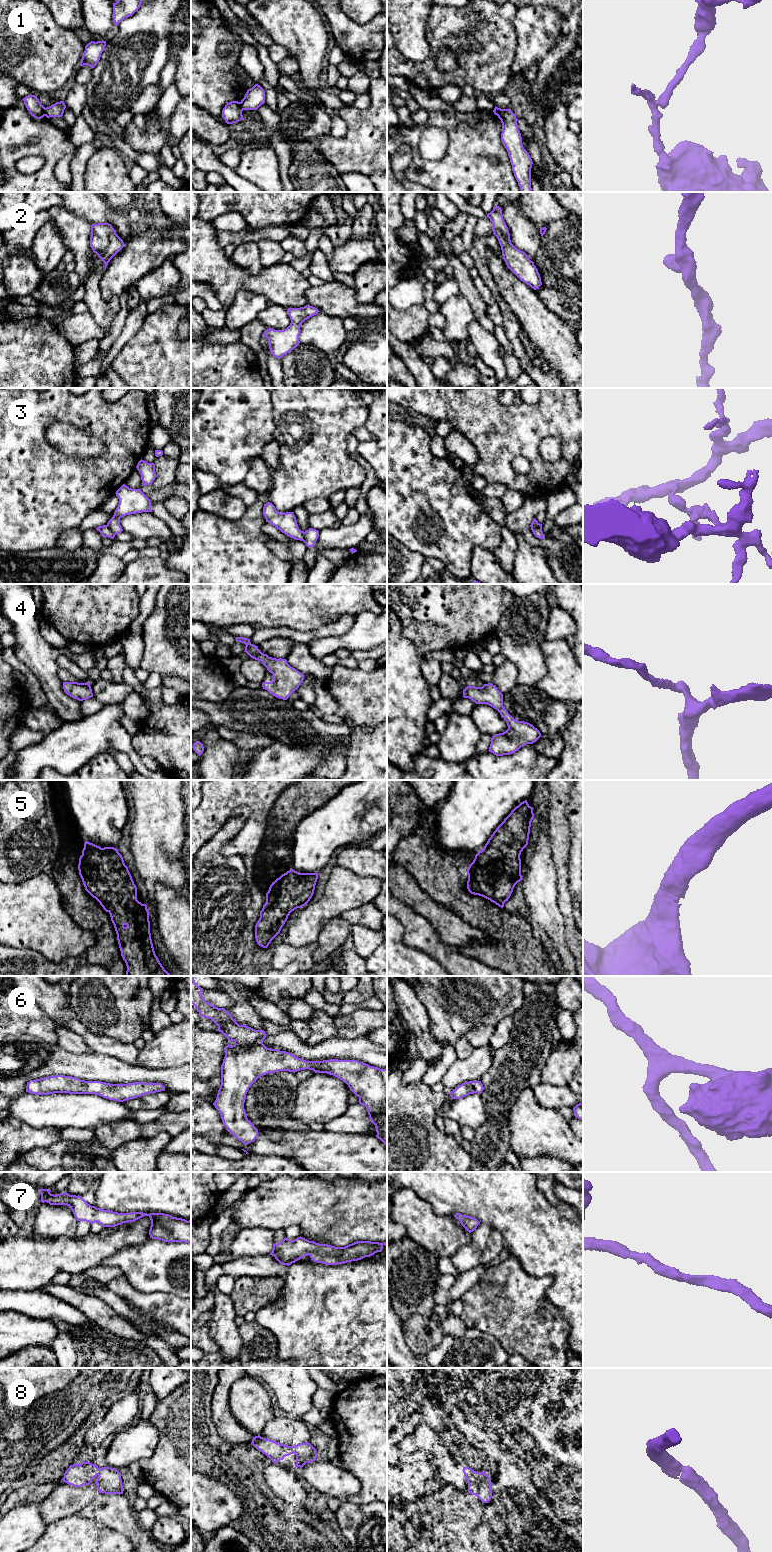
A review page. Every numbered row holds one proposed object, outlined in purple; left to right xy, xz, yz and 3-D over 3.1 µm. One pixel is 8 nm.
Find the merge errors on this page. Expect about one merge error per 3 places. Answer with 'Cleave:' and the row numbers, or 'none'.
Cleave: 1, 3

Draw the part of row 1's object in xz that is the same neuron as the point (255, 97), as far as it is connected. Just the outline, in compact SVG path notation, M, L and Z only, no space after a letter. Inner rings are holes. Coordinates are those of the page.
M255 84L247 90L244 98L240 102L240 106L242 110L257 110L264 103L265 91L260 85Z

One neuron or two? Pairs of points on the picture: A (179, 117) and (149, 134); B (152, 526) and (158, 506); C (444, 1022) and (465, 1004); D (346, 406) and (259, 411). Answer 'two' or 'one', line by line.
A: one
B: two
C: one
D: two

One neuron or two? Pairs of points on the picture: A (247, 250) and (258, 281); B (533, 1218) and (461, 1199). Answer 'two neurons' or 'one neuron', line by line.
A: two neurons
B: one neuron

